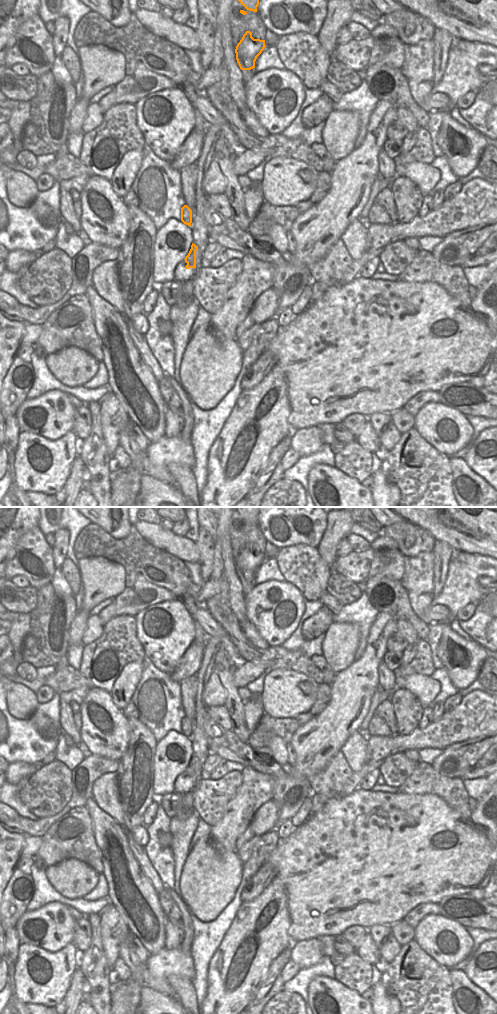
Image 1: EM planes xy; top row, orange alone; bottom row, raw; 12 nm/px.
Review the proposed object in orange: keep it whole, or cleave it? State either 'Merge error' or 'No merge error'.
No merge error.

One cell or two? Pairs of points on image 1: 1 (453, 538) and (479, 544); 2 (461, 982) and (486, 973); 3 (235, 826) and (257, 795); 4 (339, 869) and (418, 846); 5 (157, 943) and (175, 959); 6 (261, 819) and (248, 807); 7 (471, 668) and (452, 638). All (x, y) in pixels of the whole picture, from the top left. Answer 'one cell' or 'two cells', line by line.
1: one cell
2: two cells
3: one cell
4: one cell
5: two cells
6: two cells
7: one cell

